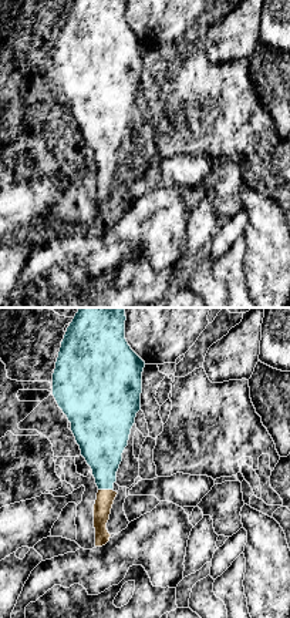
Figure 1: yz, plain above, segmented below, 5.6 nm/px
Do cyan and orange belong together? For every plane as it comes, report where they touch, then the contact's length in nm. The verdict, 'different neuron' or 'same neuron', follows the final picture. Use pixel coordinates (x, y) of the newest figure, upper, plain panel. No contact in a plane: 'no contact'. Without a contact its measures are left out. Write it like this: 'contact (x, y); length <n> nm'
contact (105, 170); length 90 nm

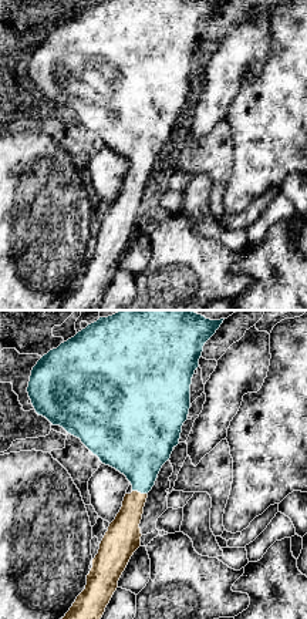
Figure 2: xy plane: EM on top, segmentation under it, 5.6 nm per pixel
contact (139, 172); length 90 nm

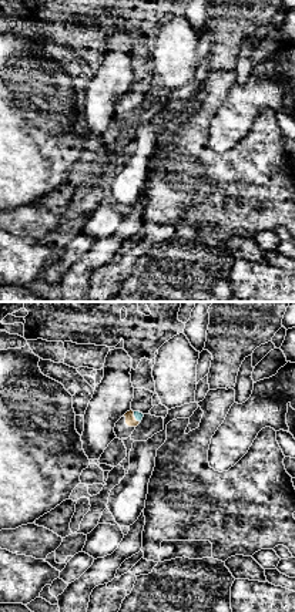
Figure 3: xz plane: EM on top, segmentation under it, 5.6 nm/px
contact (134, 97); length 80 nm

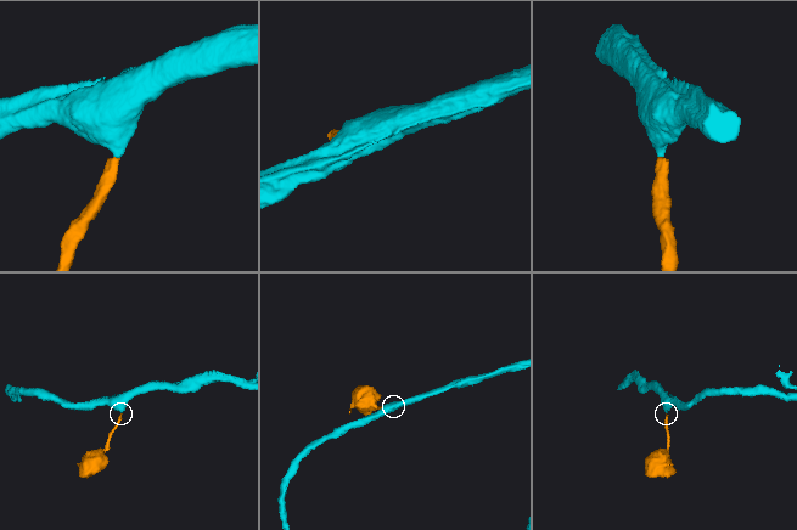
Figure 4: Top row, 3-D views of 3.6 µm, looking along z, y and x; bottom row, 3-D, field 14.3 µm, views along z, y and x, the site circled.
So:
same neuron

